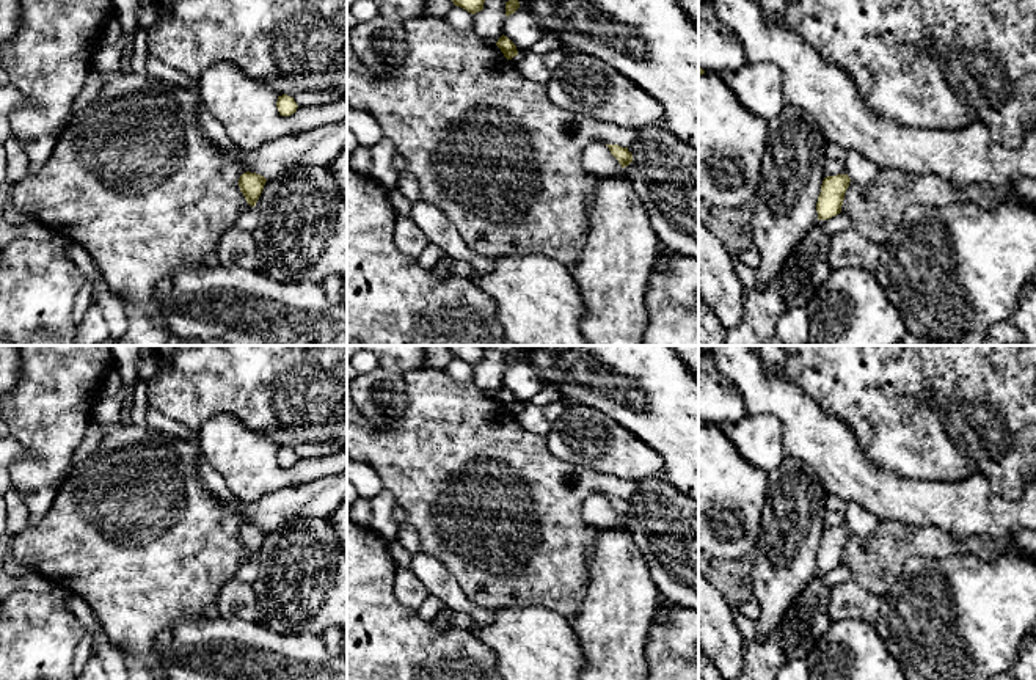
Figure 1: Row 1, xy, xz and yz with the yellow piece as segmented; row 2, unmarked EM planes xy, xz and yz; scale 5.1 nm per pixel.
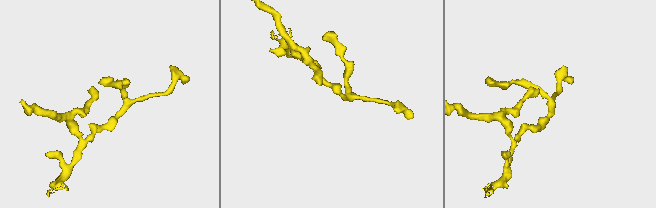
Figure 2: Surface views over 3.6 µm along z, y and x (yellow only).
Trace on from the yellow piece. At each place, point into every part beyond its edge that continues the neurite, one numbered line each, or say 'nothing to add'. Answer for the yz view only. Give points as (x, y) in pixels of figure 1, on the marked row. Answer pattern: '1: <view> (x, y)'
nothing to add

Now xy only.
nothing to add

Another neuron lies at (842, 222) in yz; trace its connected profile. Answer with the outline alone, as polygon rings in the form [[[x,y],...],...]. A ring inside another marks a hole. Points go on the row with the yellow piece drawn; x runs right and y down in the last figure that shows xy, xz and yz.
[[[840,212],[838,215],[829,218],[829,220],[818,220],[816,225],[823,228],[830,236],[835,236],[846,229],[854,229],[852,220],[844,214]]]

